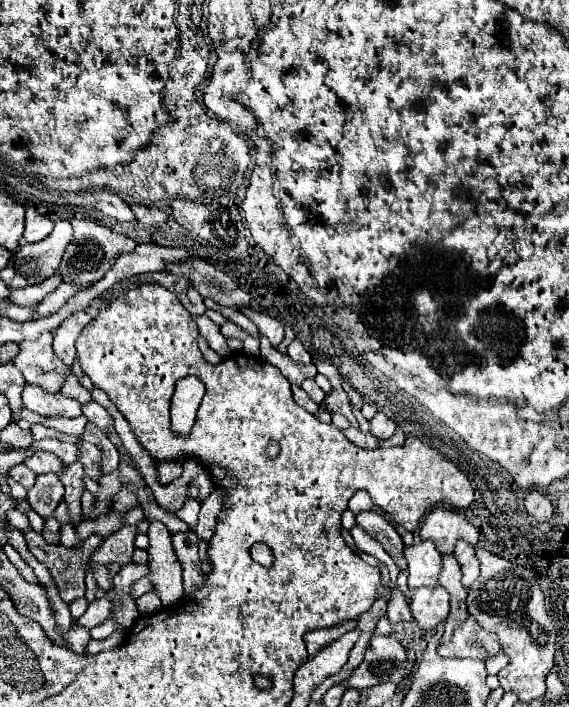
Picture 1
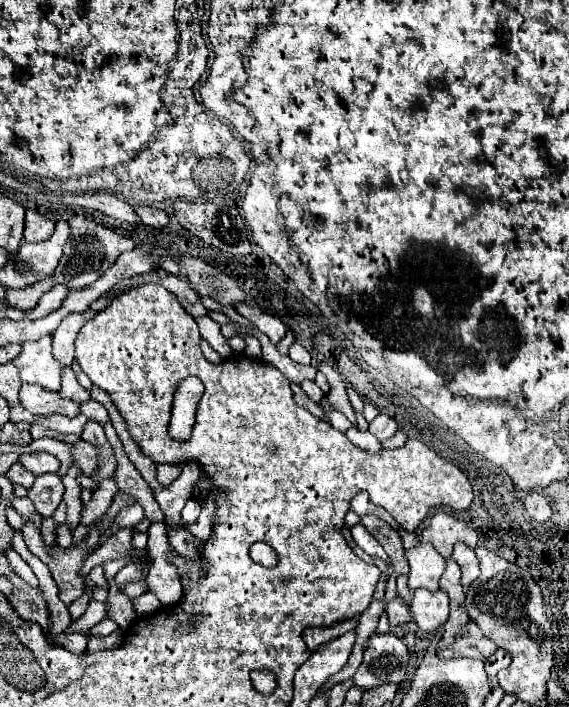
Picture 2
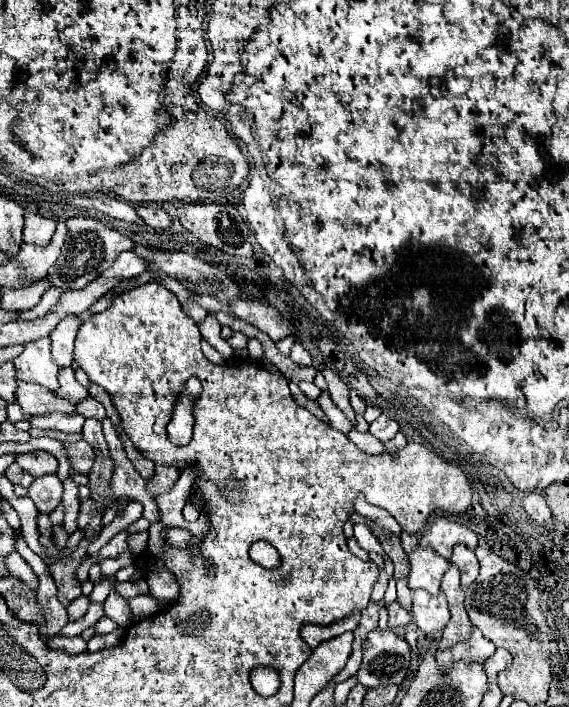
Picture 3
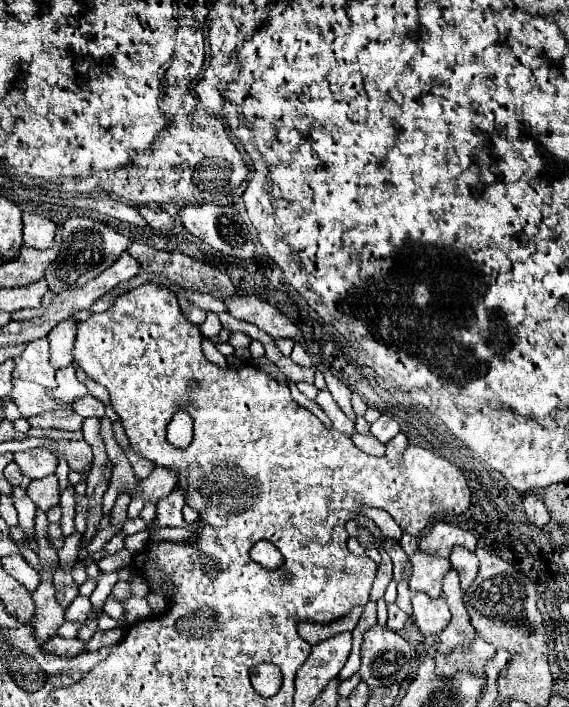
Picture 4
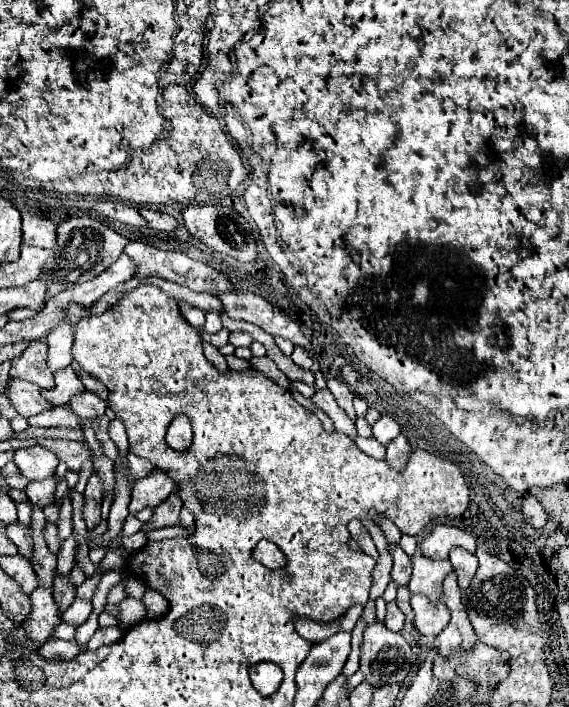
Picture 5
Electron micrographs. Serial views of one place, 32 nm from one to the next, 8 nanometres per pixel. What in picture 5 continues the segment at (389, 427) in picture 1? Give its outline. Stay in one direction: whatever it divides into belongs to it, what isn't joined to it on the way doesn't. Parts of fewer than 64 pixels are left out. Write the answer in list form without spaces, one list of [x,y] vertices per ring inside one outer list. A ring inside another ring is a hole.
[[[382,416],[374,426],[372,426],[372,432],[374,432],[374,438],[382,444],[388,444],[392,442],[398,434],[400,434],[400,426],[390,418],[390,416]]]

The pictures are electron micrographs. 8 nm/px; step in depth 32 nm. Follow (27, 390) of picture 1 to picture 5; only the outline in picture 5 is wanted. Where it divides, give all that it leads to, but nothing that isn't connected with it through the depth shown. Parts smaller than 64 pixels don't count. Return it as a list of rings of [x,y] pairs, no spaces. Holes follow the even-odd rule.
[[[10,380],[6,396],[8,396],[10,404],[14,406],[14,410],[24,418],[40,414],[42,410],[46,410],[50,406],[40,396],[40,388],[32,382],[26,382],[26,380]]]

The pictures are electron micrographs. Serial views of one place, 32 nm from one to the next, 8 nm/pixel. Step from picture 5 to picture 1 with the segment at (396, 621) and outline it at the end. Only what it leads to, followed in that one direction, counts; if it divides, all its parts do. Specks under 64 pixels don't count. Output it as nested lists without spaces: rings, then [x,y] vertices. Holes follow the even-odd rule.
[[[396,588],[390,602],[388,602],[388,620],[392,624],[396,622],[404,622],[404,620],[412,620],[412,614],[410,614],[410,608],[408,608],[408,600],[406,596]]]

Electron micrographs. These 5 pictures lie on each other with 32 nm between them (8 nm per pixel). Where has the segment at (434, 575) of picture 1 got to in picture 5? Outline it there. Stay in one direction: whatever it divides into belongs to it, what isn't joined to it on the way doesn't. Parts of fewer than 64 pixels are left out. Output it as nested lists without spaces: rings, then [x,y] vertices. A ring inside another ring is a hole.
[[[422,554],[412,558],[414,572],[408,584],[412,594],[424,594],[428,600],[438,602],[442,598],[442,582],[452,572],[450,560],[432,560]]]

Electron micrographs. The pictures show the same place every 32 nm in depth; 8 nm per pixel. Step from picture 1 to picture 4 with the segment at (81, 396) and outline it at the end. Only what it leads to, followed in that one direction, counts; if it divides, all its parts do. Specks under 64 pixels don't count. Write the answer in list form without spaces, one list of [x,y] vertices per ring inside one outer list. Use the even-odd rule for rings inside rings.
[[[66,366],[66,368],[58,370],[56,382],[58,382],[58,386],[54,390],[48,390],[48,396],[52,396],[54,400],[60,400],[60,402],[66,402],[66,404],[74,402],[76,398],[80,398],[88,392],[86,386],[82,382],[78,382],[72,366]]]

